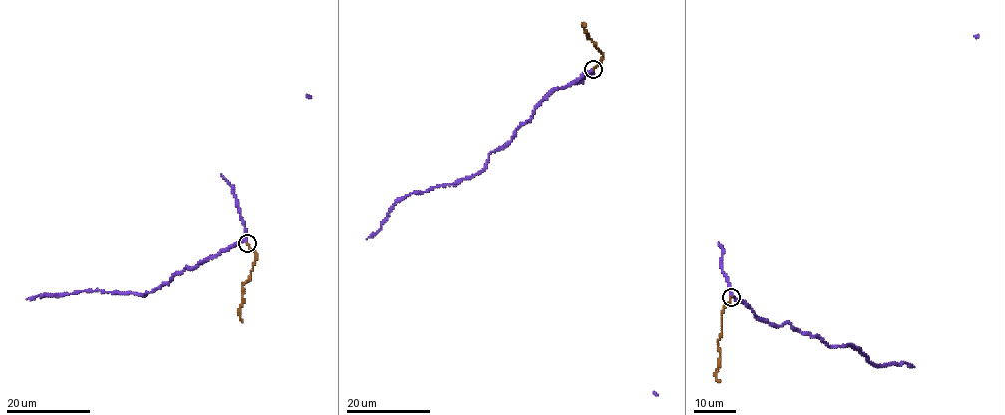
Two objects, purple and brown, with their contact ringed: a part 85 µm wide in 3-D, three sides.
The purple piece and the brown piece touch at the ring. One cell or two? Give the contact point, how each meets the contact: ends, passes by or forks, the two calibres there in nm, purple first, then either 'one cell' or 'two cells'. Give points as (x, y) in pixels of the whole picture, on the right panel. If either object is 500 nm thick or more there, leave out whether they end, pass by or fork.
at (731, 297); purple ends there; brown ends there; 320 nm thick on the purple side, 190 nm on the other; one cell

